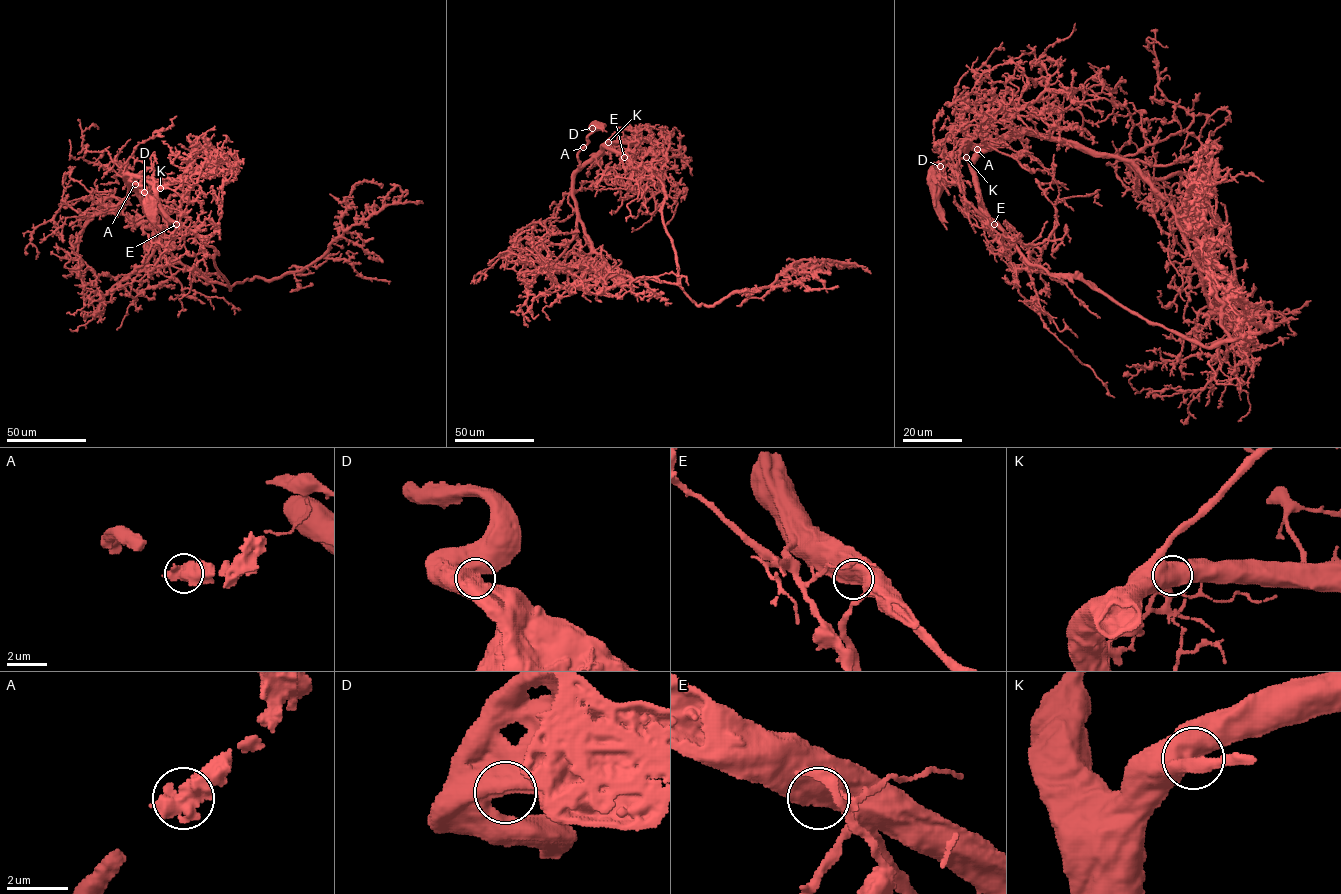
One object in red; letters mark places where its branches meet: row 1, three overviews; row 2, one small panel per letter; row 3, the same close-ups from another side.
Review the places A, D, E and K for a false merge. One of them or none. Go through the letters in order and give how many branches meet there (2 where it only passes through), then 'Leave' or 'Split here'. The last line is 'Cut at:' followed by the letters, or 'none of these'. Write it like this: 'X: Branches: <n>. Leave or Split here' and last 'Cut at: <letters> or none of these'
A: Branches: 1. Leave
D: Branches: 1. Leave
E: Branches: 1. Leave
K: Branches: 1. Leave
Cut at: none of these

